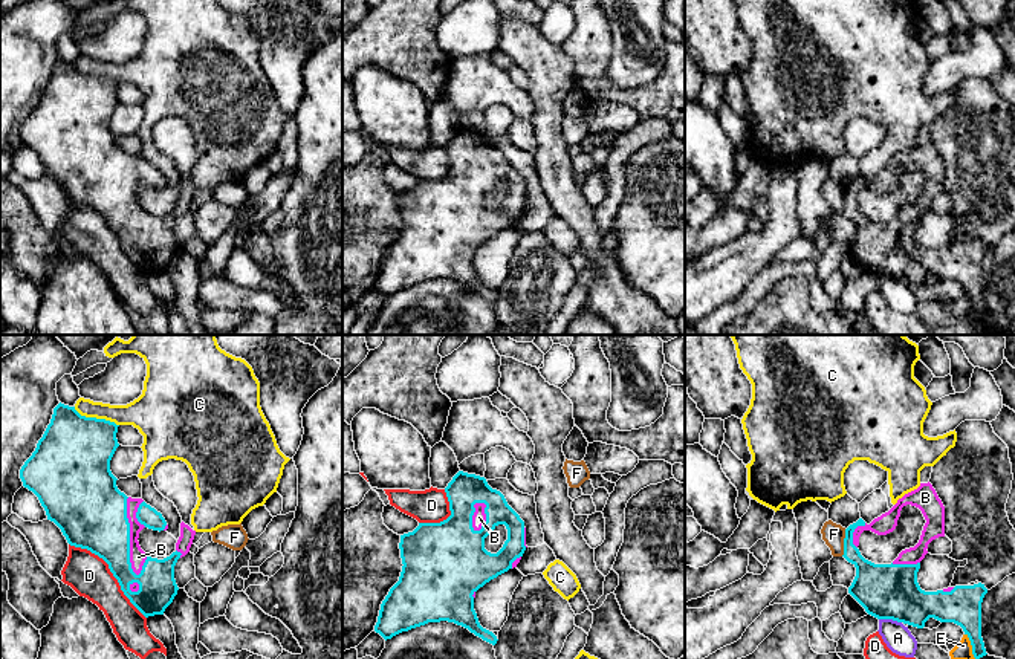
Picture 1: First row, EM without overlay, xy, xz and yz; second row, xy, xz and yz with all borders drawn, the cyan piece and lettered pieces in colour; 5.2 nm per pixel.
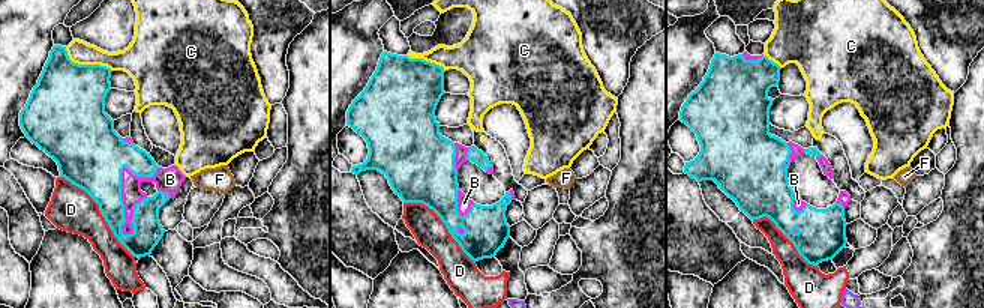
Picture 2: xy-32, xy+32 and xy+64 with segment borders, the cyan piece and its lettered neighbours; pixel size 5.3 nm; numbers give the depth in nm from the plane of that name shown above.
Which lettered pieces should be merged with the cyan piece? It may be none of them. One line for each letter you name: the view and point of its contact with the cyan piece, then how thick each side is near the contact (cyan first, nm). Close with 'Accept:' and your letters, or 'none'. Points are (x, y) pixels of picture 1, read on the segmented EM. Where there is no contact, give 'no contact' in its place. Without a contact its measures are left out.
B: meets cyan in xy at (129, 537); 380 nm thick on the cyan side, 90 nm on the other
Accept: B

